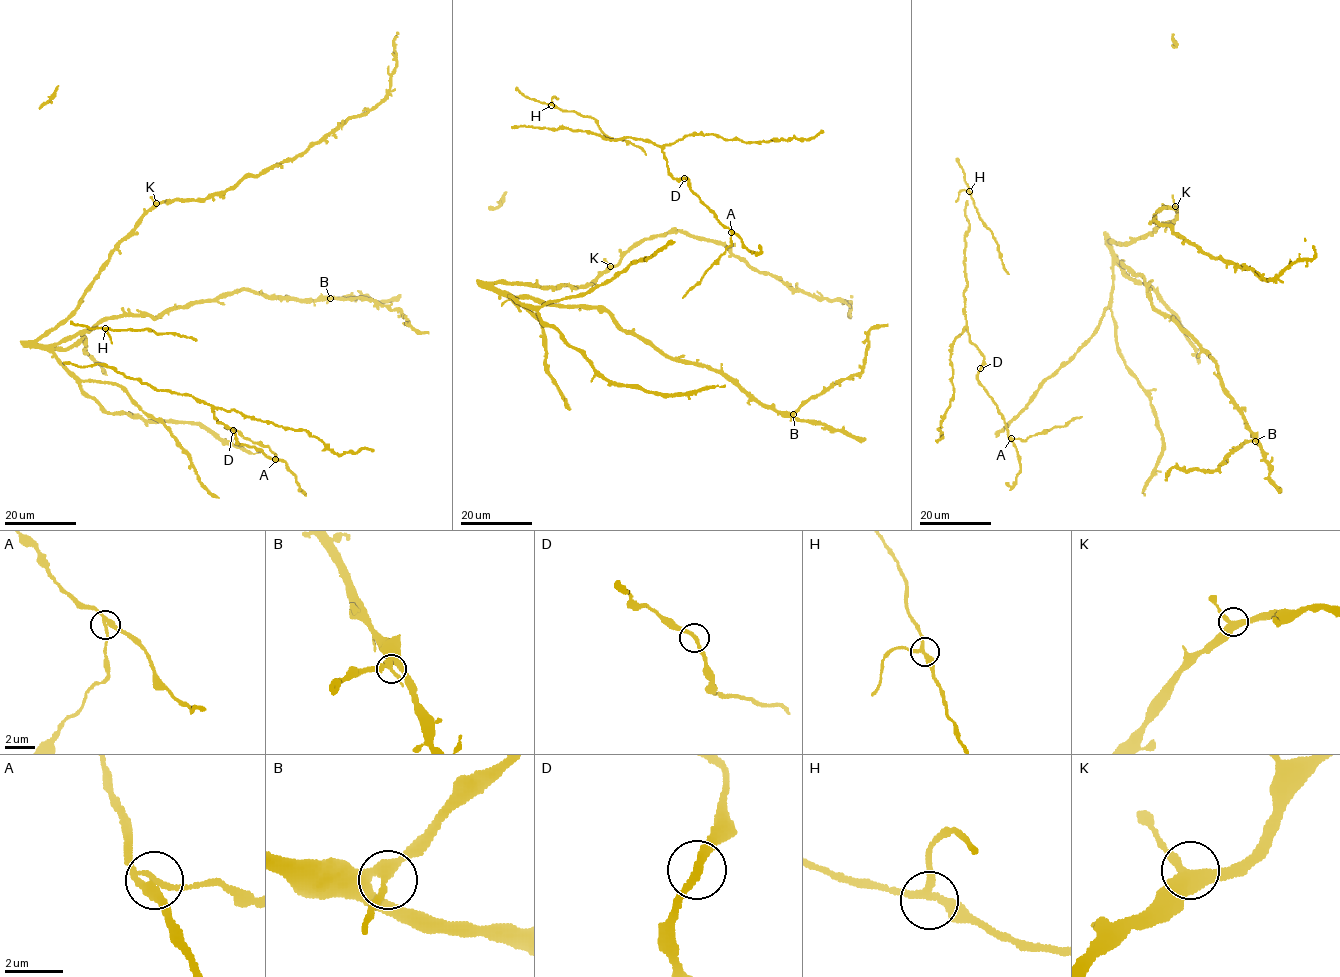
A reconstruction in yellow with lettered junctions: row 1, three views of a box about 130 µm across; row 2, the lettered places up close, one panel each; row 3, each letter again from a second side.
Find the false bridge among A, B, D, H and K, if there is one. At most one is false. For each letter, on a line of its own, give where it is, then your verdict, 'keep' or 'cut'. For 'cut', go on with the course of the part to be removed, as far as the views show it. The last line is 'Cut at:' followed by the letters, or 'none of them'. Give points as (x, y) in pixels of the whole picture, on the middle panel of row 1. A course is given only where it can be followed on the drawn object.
A: (731, 232) | cut | (731, 231), (731, 245), (700, 282), (682, 298)
B: (793, 414) | keep
D: (684, 178) | keep
H: (551, 105) | keep
K: (610, 266) | keep
Cut at: A

